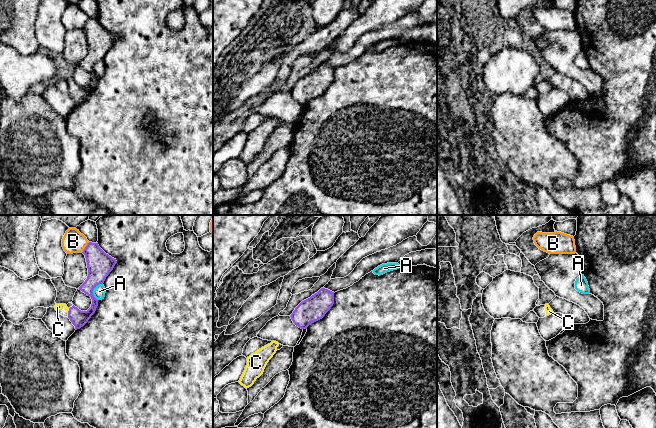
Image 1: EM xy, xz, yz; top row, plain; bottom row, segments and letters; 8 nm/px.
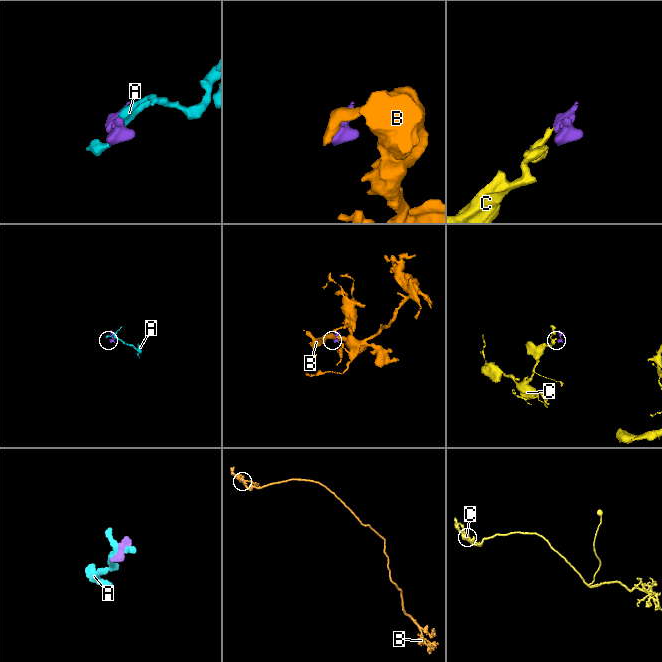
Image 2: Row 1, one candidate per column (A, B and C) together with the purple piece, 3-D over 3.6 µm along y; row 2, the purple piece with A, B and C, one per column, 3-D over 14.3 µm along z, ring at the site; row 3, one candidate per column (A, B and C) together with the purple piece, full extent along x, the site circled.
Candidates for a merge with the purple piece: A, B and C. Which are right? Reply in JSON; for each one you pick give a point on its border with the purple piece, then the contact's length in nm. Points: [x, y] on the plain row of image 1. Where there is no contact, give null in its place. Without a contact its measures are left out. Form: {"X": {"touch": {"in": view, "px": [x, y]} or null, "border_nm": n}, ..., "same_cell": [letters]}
{"same_cell": []}

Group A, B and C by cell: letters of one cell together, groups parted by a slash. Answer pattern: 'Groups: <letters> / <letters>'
Groups: A / B / C

